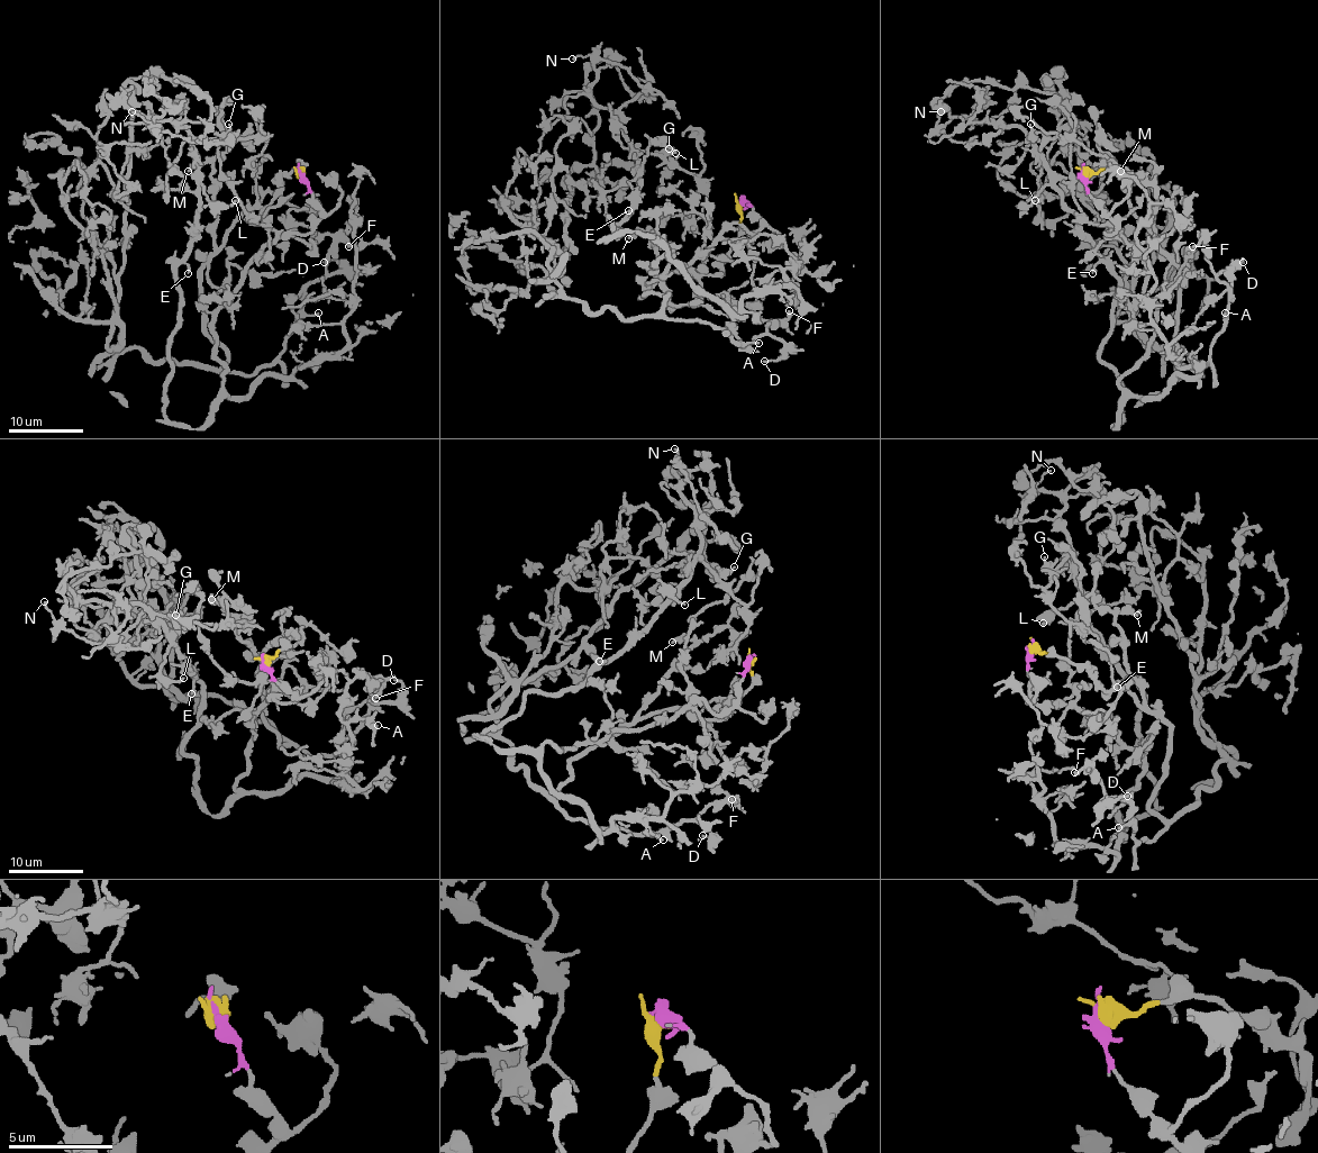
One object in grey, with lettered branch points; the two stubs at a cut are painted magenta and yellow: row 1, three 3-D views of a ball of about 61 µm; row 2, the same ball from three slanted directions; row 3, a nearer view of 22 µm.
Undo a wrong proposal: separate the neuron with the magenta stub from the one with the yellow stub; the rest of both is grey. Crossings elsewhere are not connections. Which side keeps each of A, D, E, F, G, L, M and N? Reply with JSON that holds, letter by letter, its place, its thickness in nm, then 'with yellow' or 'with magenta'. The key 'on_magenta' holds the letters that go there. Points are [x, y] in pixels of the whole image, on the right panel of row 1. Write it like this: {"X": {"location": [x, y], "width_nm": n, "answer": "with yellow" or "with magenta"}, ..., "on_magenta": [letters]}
{"A": {"location": [1225, 312], "width_nm": 150, "answer": "with yellow"}, "D": {"location": [1243, 262], "width_nm": 160, "answer": "with yellow"}, "E": {"location": [1092, 273], "width_nm": 240, "answer": "with magenta"}, "F": {"location": [1192, 246], "width_nm": 240, "answer": "with yellow"}, "G": {"location": [1030, 124], "width_nm": 150, "answer": "with magenta"}, "L": {"location": [1035, 200], "width_nm": 160, "answer": "with magenta"}, "M": {"location": [1120, 171], "width_nm": 280, "answer": "with yellow"}, "N": {"location": [941, 111], "width_nm": 150, "answer": "with magenta"}, "on_magenta": ["E", "G", "L", "N"]}

